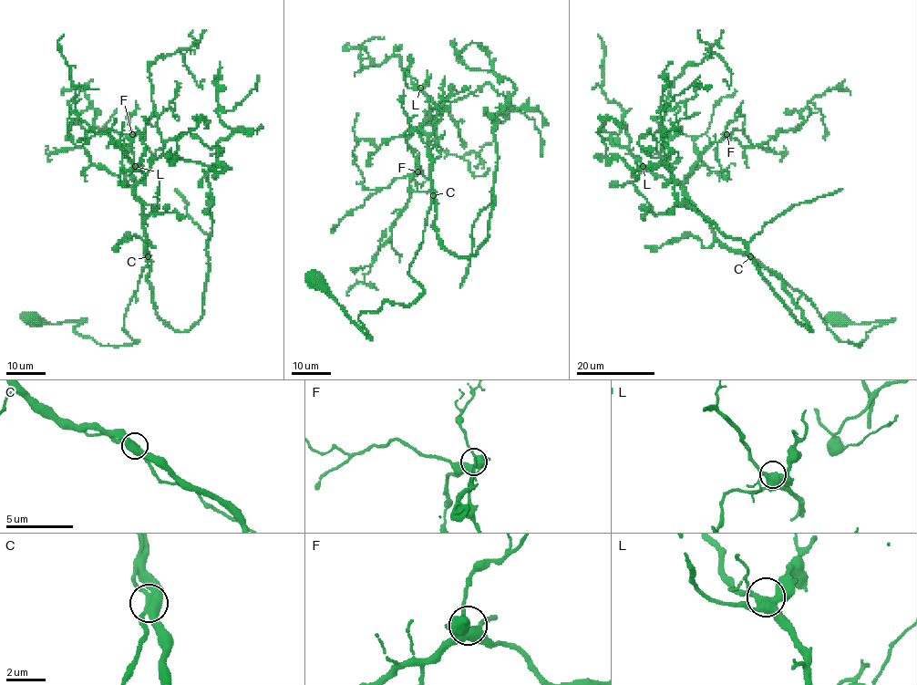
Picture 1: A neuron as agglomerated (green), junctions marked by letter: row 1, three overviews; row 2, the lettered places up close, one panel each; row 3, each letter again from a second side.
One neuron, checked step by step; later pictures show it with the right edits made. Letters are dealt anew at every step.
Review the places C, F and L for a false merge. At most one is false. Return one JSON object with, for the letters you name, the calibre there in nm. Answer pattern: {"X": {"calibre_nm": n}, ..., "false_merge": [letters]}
{"false_merge": []}

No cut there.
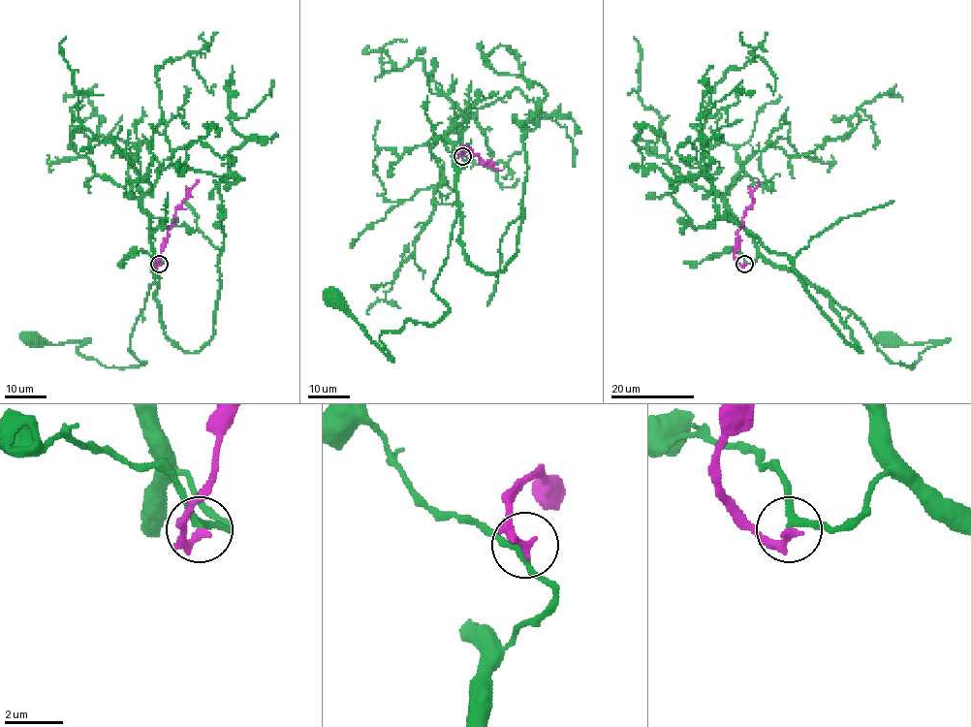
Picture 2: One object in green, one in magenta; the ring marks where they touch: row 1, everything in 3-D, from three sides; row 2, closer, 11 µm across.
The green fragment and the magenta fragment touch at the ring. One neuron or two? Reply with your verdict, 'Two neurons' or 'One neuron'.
Two neurons

